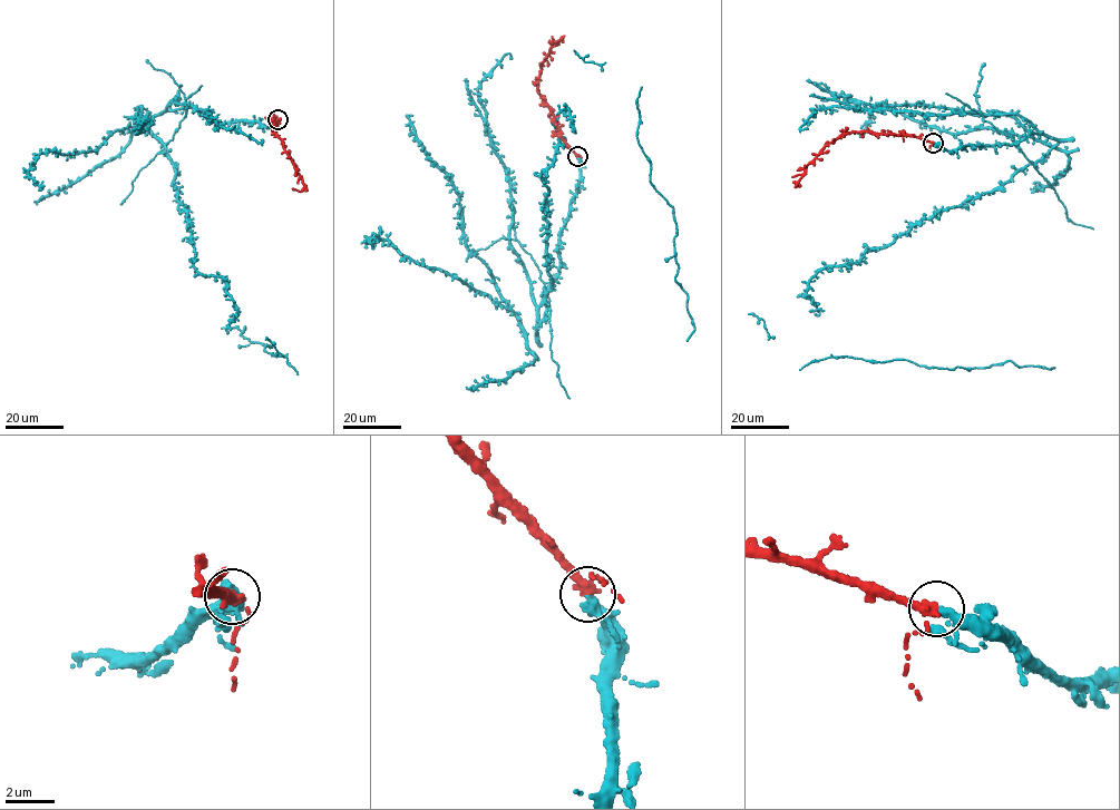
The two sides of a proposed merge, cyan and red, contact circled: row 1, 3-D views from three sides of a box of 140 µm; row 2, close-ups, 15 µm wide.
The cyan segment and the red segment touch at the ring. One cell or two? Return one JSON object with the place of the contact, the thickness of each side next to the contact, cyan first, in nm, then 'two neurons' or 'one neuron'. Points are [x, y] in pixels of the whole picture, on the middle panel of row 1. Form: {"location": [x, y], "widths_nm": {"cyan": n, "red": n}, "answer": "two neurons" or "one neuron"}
{"location": [577, 156], "widths_nm": {"cyan": 200, "red": 440}, "answer": "one neuron"}

